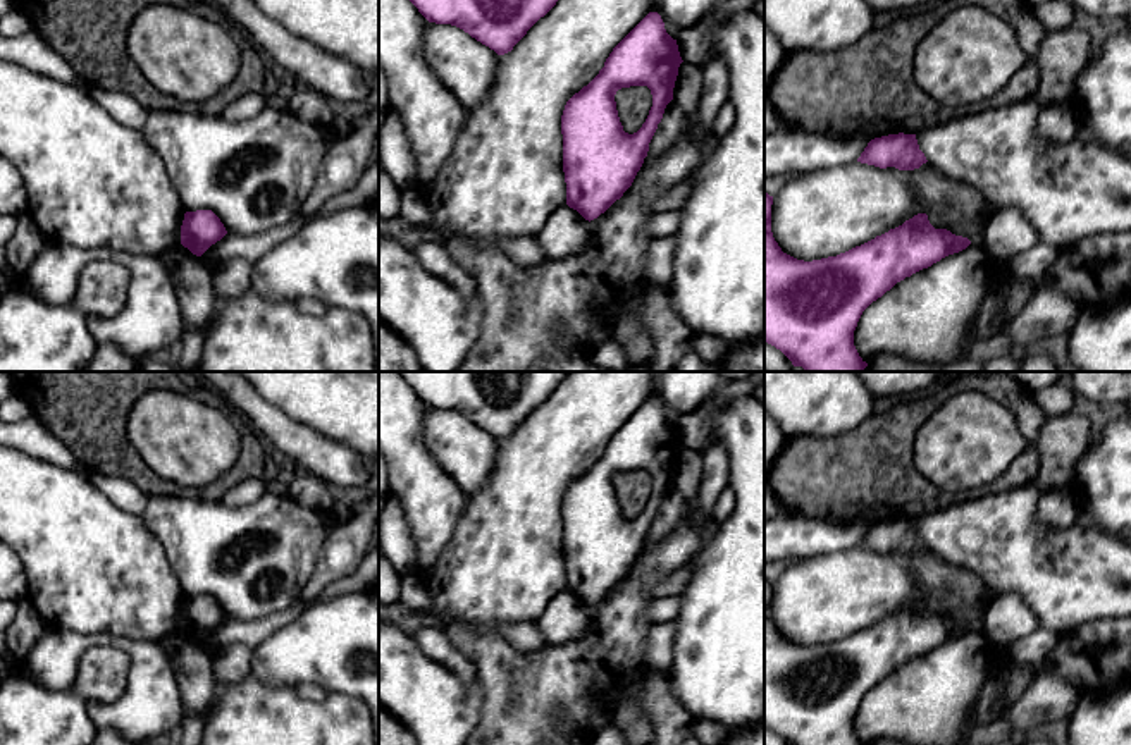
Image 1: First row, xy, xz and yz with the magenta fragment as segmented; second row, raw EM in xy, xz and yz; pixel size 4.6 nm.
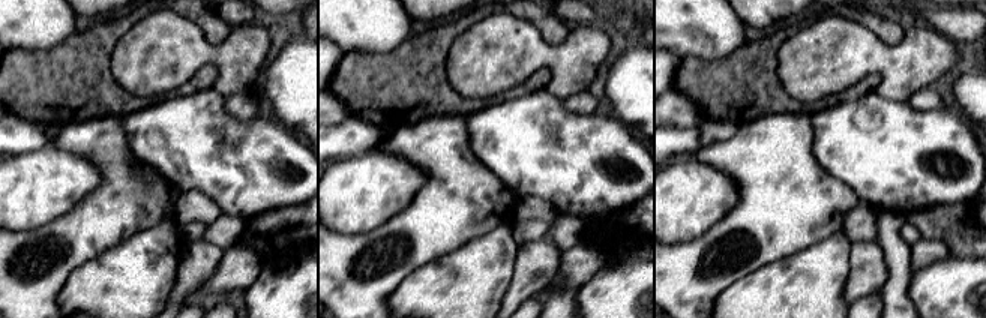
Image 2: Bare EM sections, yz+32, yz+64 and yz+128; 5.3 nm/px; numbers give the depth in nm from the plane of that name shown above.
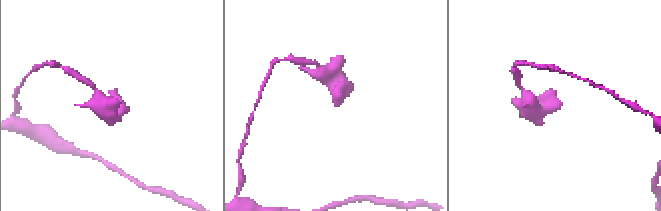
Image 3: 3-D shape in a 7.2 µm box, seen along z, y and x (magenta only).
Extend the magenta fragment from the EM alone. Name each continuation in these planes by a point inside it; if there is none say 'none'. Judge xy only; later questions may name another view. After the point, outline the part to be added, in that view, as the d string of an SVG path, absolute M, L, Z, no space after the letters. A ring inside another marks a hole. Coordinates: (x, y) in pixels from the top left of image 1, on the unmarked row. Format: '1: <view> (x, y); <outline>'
none

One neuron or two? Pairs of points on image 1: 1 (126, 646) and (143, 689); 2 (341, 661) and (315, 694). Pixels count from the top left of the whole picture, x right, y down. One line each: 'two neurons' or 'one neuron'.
1: one neuron
2: two neurons

